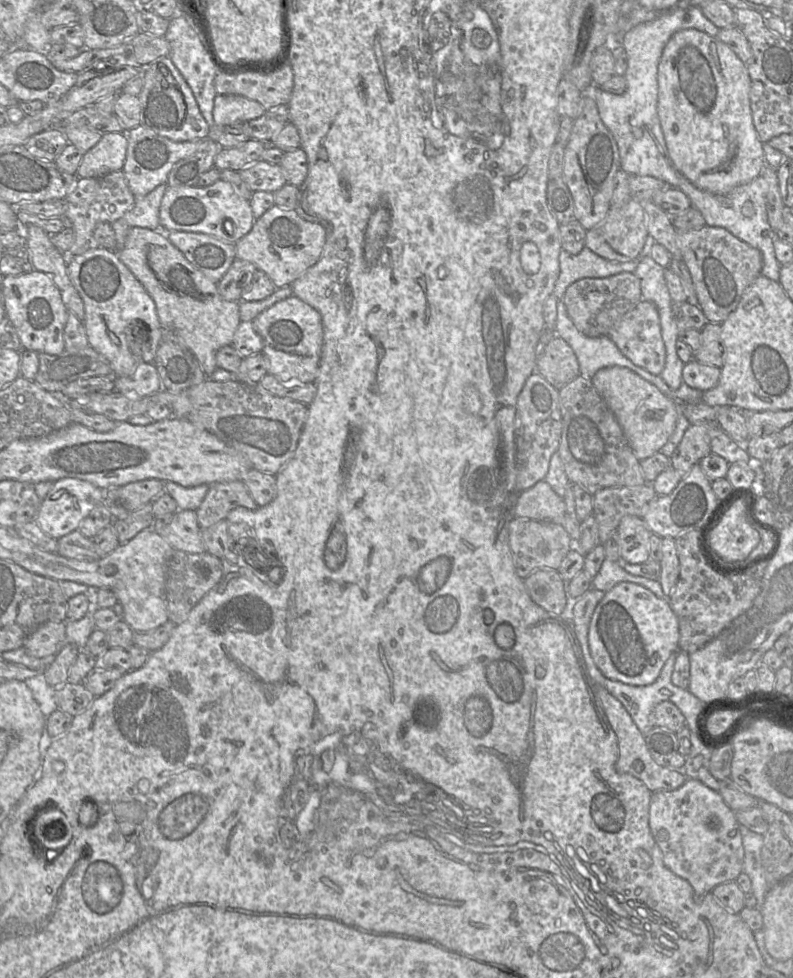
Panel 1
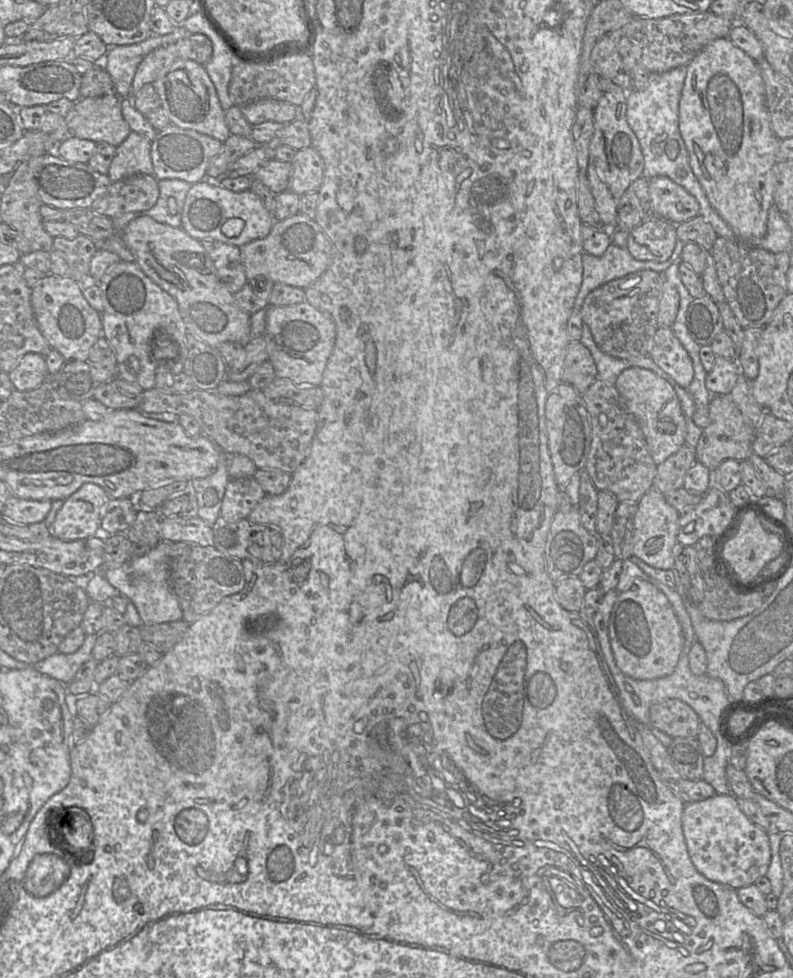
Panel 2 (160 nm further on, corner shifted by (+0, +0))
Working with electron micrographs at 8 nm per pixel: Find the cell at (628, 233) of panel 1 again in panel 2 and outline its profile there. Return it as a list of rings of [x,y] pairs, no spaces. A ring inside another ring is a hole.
[[[653,215],[630,230],[626,249],[637,260],[663,262],[671,258],[677,243],[676,224]]]

